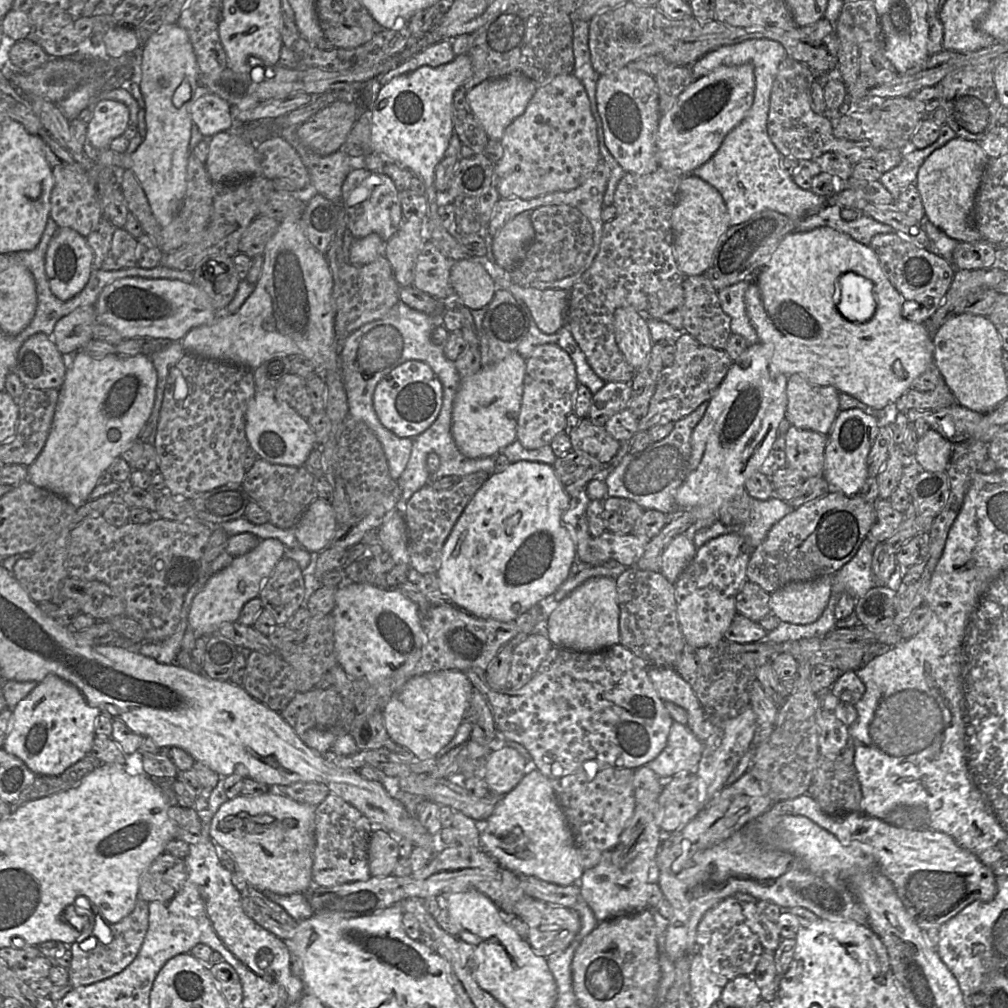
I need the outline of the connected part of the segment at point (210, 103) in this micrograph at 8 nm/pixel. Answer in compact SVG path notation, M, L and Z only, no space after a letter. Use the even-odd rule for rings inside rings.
M204 94L192 107L192 121L205 139L234 127L232 106L215 94Z

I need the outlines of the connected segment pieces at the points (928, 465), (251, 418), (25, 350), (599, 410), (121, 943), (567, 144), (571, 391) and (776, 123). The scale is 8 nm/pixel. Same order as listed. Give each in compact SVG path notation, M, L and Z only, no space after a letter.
M930 429L917 443L915 458L924 471L946 471L953 451L953 444L937 431Z
M275 387L257 391L245 414L245 434L259 458L271 464L303 466L310 452L319 447L307 419L301 417L287 402L280 399Z
M36 333L29 337L17 354L14 372L19 376L25 387L36 389L59 389L64 382L66 367L61 354L51 336Z
M606 382L592 396L587 418L594 425L604 426L611 416L627 408L631 390L629 382Z
M138 891L138 899L133 911L128 916L123 918L120 922L107 925L111 929L113 936L113 940L109 944L102 944L97 940L97 943L93 948L93 944L89 945L92 941L89 941L89 937L87 937L80 943L76 941L70 945L71 963L68 967L68 984L73 989L79 986L90 985L95 982L110 978L122 972L135 959L143 944L149 925L149 902L139 898L139 891Z
M573 73L540 84L525 112L506 128L500 142L503 156L494 165L494 185L505 199L572 190L600 161L597 123L584 85Z
M553 343L538 345L526 360L523 395L517 420L517 439L529 450L550 445L553 438L562 432L567 416L573 411L573 402L578 386L576 368L569 354Z
M788 56L781 62L773 82L768 114L768 134L776 149L783 157L799 161L815 160L826 152L840 153L853 165L873 159L881 149L867 140L853 142L837 138L833 133L832 121L812 110L810 98L814 73L806 64Z

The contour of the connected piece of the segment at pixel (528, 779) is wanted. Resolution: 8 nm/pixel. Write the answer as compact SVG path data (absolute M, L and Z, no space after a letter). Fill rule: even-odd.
M532 767L527 770L516 787L499 798L490 817L479 824L481 848L502 867L519 876L534 876L549 883L568 886L577 883L584 872L568 820L550 780Z

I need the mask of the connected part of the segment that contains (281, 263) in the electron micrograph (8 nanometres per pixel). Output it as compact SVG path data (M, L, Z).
M286 217L266 244L261 275L241 308L233 314L218 314L214 321L192 328L182 338L181 344L186 353L231 362L248 369L255 369L275 356L302 355L312 362L317 375L323 378L324 372L335 369L339 360L335 314L333 277L326 256L308 240L301 218Z

